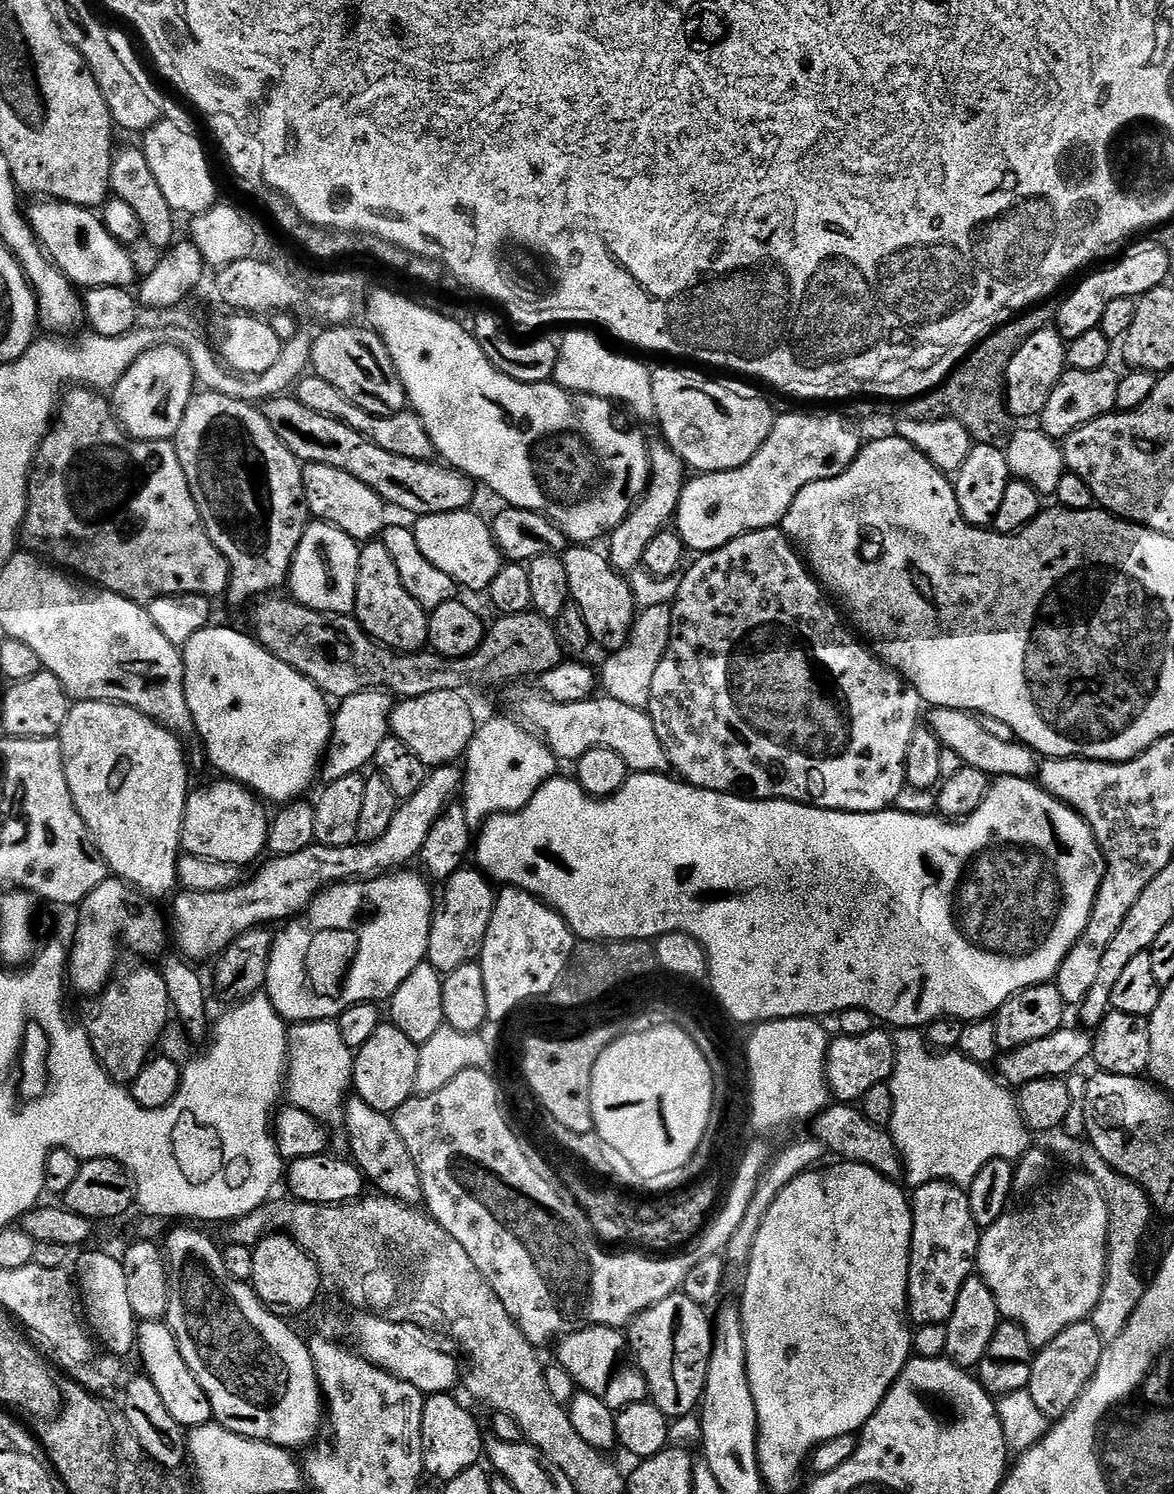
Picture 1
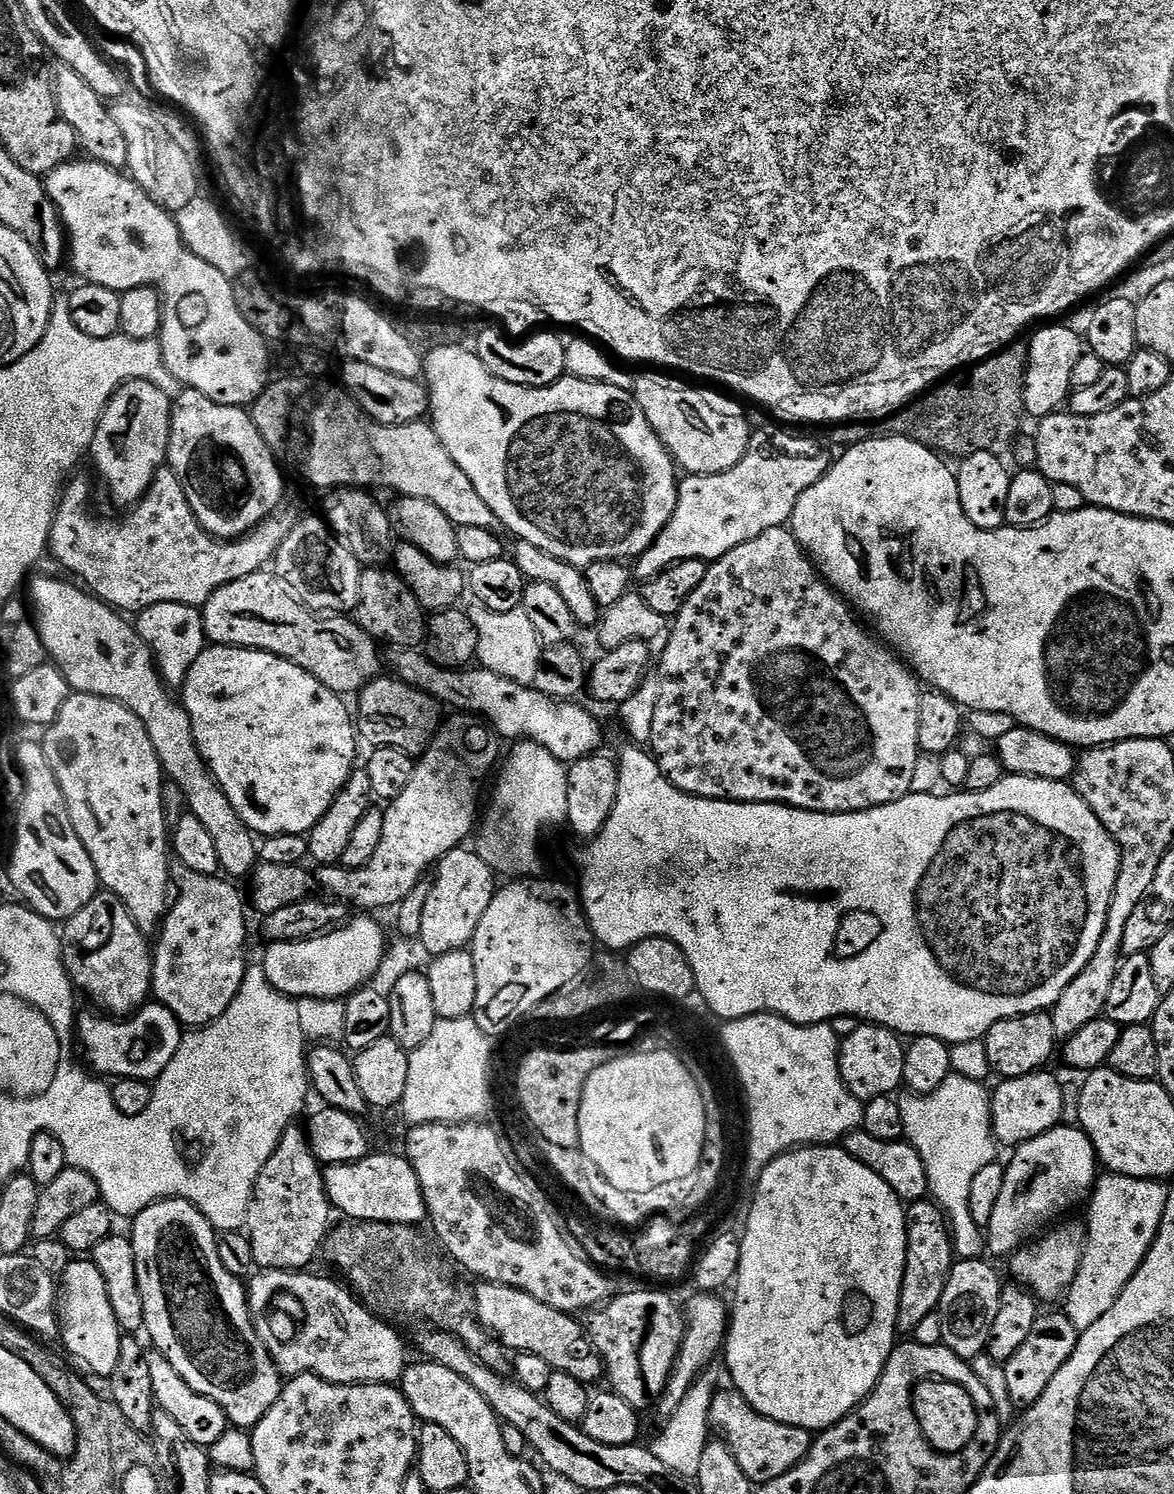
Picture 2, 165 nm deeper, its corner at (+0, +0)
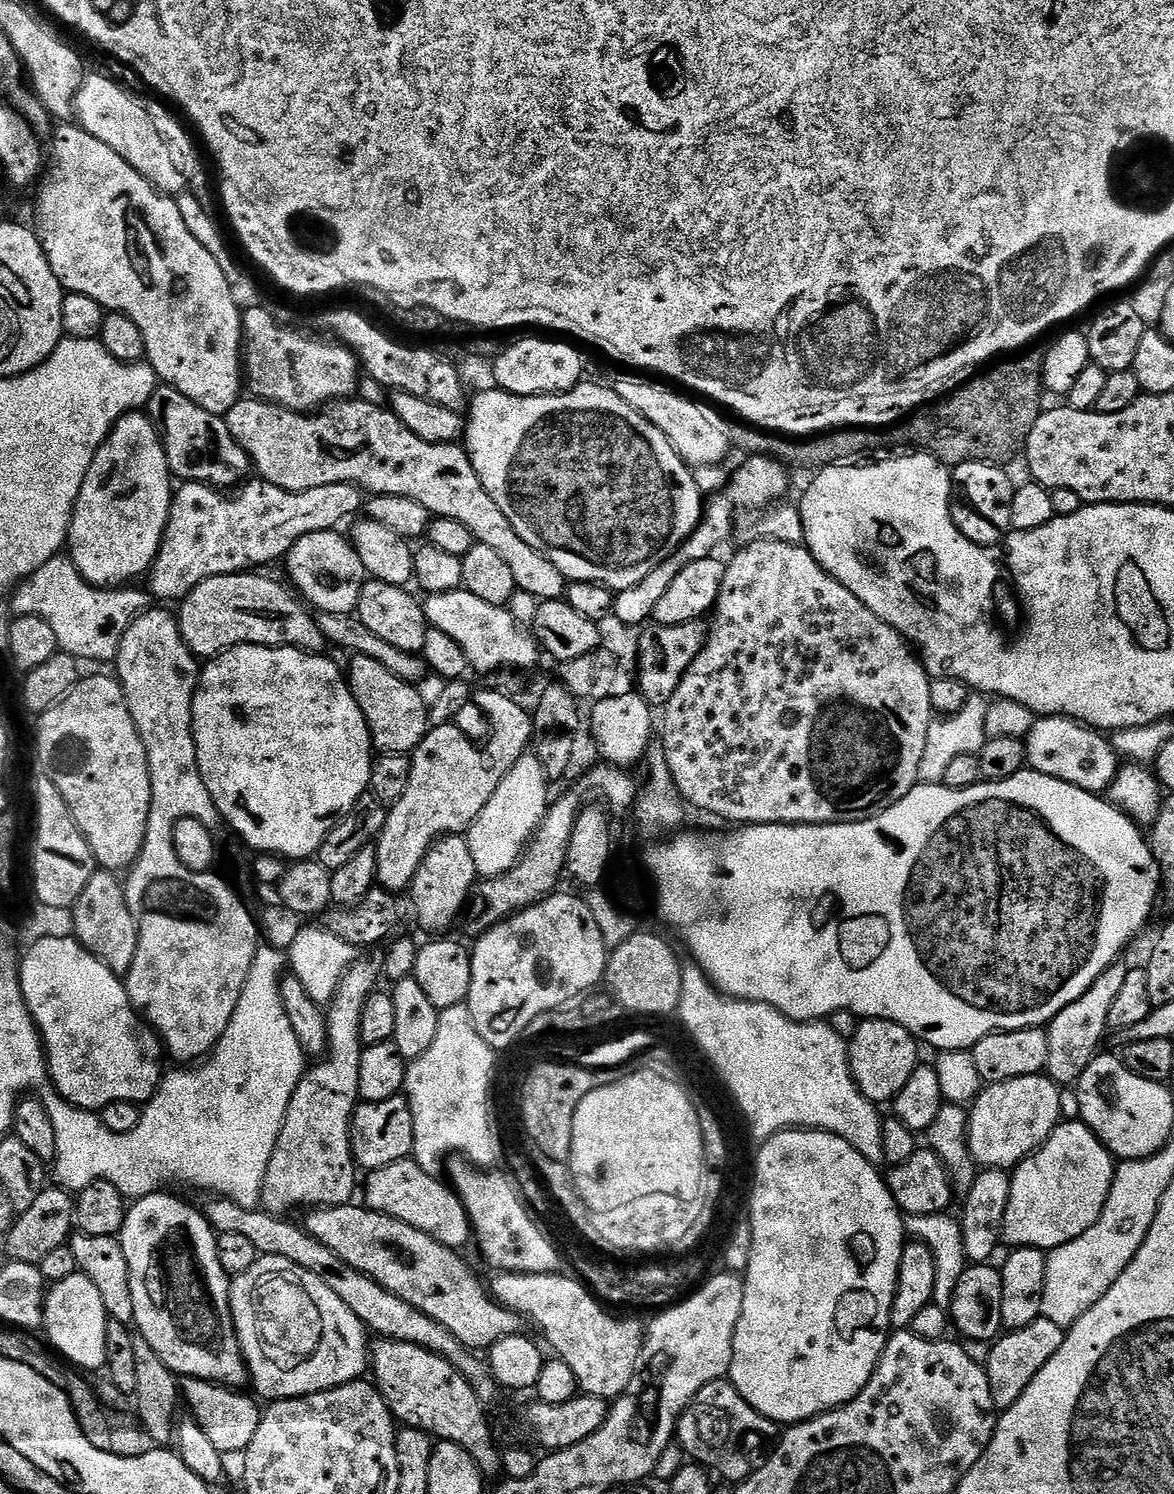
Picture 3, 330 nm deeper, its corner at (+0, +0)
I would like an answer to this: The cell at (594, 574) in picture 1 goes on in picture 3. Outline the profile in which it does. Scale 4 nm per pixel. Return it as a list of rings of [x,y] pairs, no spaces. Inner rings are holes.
[[[241,398],[226,413],[226,419],[230,434],[238,446],[242,446],[259,479],[291,492],[314,490],[314,486],[330,486],[330,482],[346,482],[374,496],[390,494],[414,498],[414,502],[426,506],[433,517],[454,518],[454,522],[462,522],[462,526],[470,530],[475,543],[490,546],[510,566],[519,591],[533,595],[538,601],[558,600],[565,595],[566,578],[558,566],[534,550],[534,546],[527,544],[518,530],[510,526],[510,518],[506,518],[506,514],[498,510],[498,502],[486,494],[486,486],[482,486],[467,451],[459,443],[422,442],[422,438],[414,435],[387,407],[379,408],[359,398],[334,400],[311,414],[291,412],[289,408],[267,404],[265,400]]]

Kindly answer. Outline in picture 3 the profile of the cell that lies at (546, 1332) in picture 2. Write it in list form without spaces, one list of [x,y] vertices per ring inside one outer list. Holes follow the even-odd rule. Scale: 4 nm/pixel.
[[[359,1203],[339,1204],[333,1208],[313,1208],[307,1213],[308,1216],[302,1220],[302,1227],[310,1235],[318,1238],[322,1246],[328,1246],[342,1258],[354,1270],[366,1274],[378,1286],[390,1290],[390,1294],[398,1294],[402,1302],[410,1302],[422,1314],[434,1318],[434,1322],[442,1322],[458,1342],[462,1342],[469,1350],[487,1350],[494,1342],[498,1342],[506,1336],[519,1336],[525,1331],[526,1321],[514,1310],[503,1308],[497,1300],[480,1285],[478,1277],[472,1273],[472,1268],[460,1257],[461,1253],[454,1248],[442,1246],[430,1234],[418,1230],[414,1226],[406,1226],[406,1222],[396,1220],[393,1216],[384,1216],[380,1212],[374,1212]]]

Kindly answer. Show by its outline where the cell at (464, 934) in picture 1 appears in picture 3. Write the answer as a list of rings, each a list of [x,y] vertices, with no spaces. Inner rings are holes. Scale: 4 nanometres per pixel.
[[[463,835],[441,836],[426,854],[422,866],[410,889],[412,904],[416,907],[416,920],[428,934],[444,934],[460,916],[460,911],[469,907],[477,887],[478,877],[474,857]]]

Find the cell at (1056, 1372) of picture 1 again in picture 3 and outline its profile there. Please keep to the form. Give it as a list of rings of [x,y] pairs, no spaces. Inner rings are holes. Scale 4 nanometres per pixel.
[[[1041,1315],[1028,1326],[1005,1331],[991,1345],[986,1371],[990,1382],[990,1394],[997,1409],[1003,1410],[1018,1402],[1026,1386],[1034,1382],[1038,1370],[1042,1370],[1042,1366],[1046,1366],[1046,1362],[1050,1362],[1050,1358],[1054,1358],[1054,1354],[1058,1352],[1064,1341],[1064,1333],[1065,1329],[1054,1326],[1054,1322]]]

